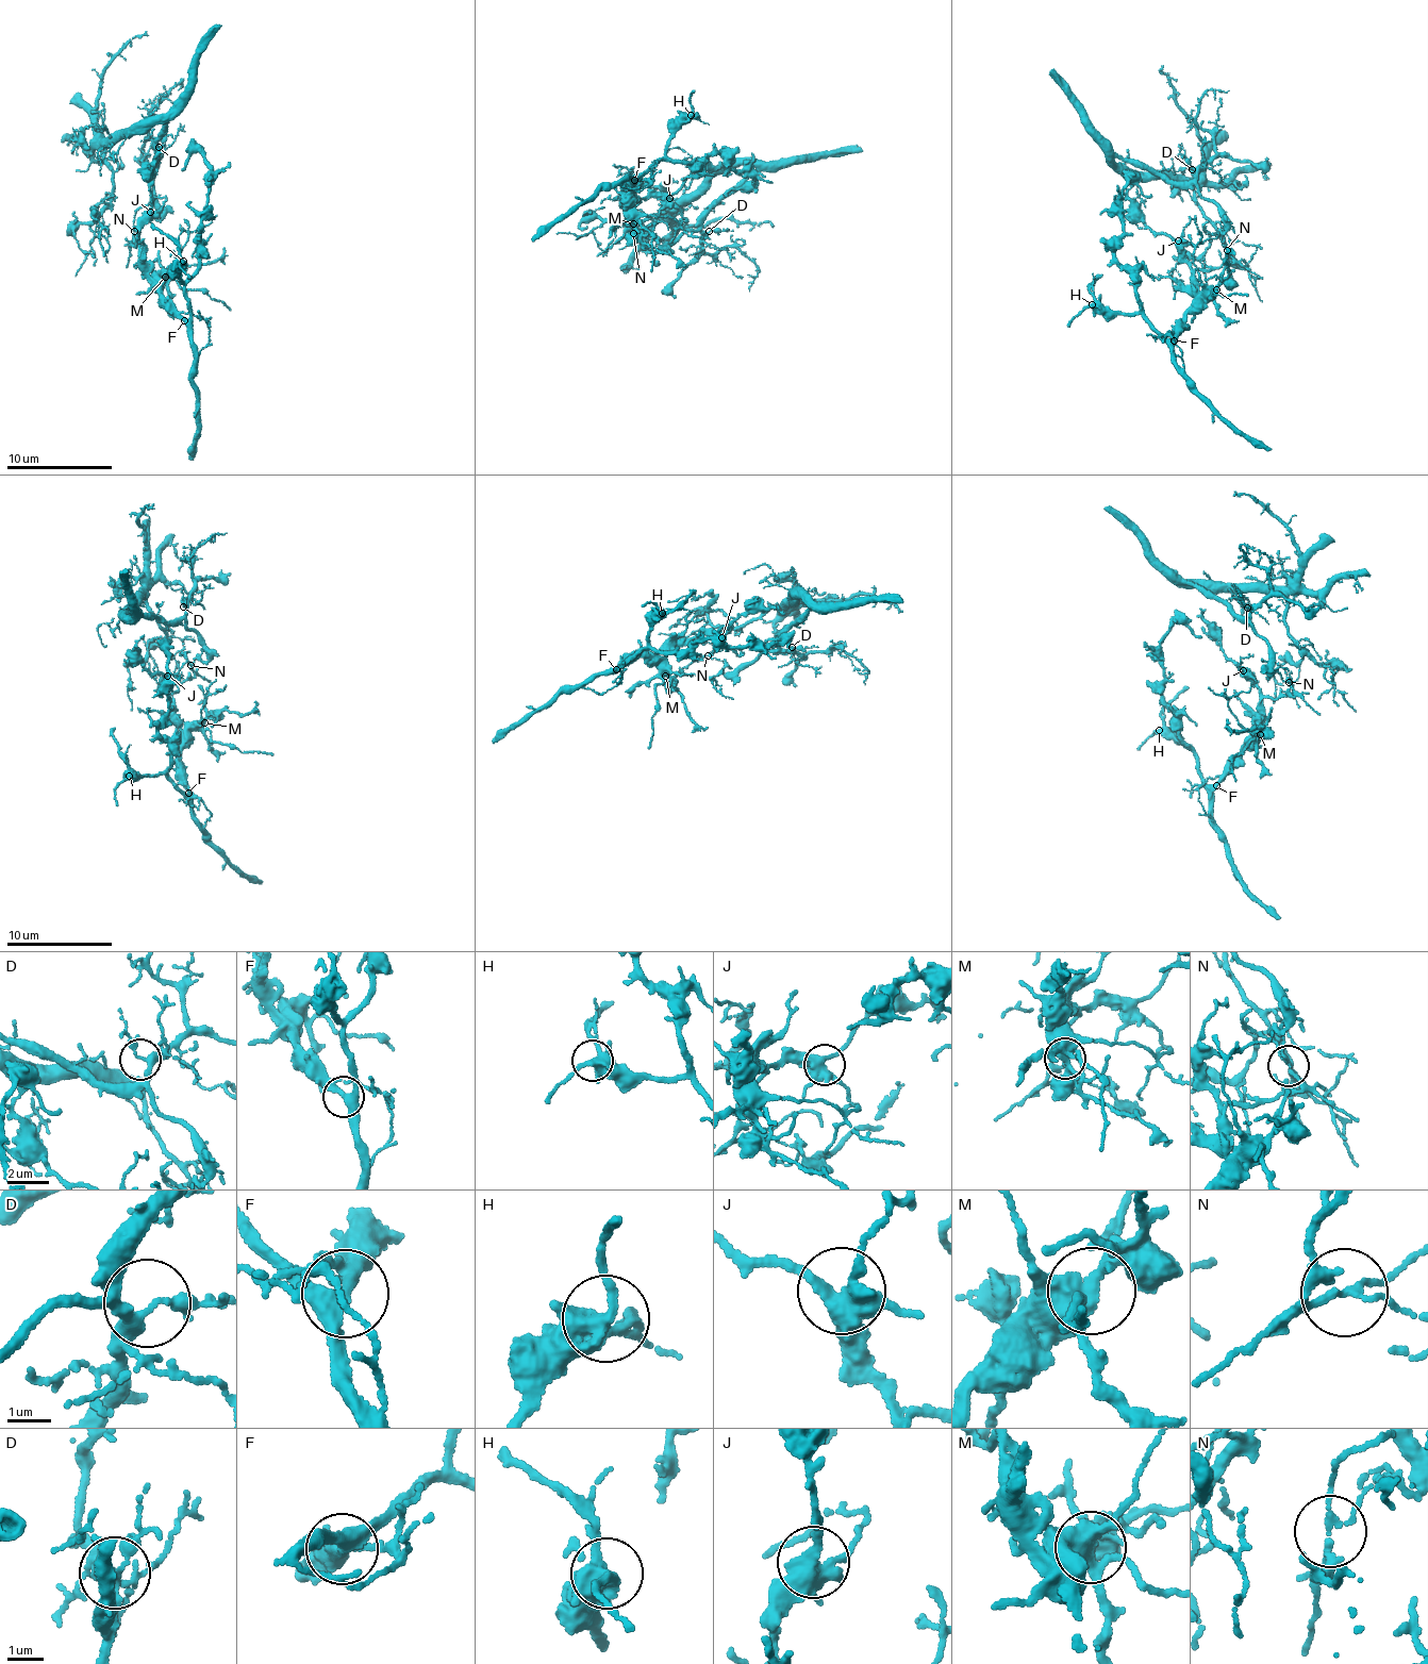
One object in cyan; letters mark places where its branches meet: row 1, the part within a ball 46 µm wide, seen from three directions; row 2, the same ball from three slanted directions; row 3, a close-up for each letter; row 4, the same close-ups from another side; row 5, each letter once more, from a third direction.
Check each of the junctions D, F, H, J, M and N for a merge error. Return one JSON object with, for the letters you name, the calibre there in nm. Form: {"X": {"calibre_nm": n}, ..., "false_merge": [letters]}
{"F": {"calibre_nm": 320}, "false_merge": ["F"]}

